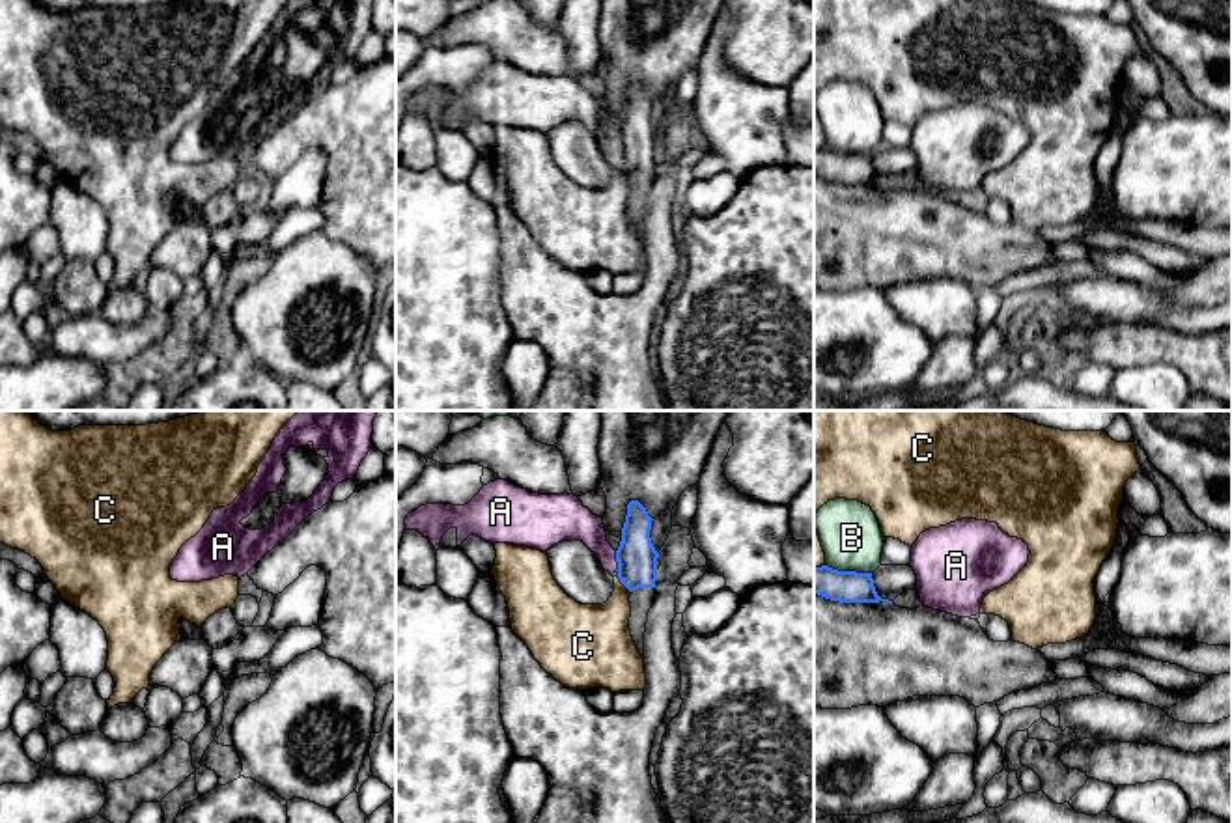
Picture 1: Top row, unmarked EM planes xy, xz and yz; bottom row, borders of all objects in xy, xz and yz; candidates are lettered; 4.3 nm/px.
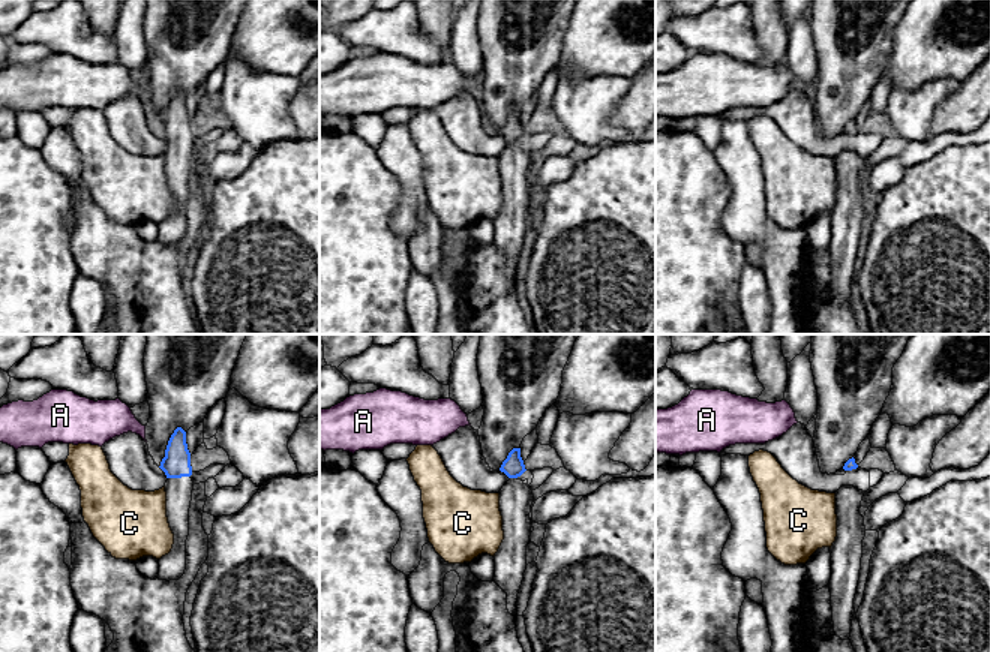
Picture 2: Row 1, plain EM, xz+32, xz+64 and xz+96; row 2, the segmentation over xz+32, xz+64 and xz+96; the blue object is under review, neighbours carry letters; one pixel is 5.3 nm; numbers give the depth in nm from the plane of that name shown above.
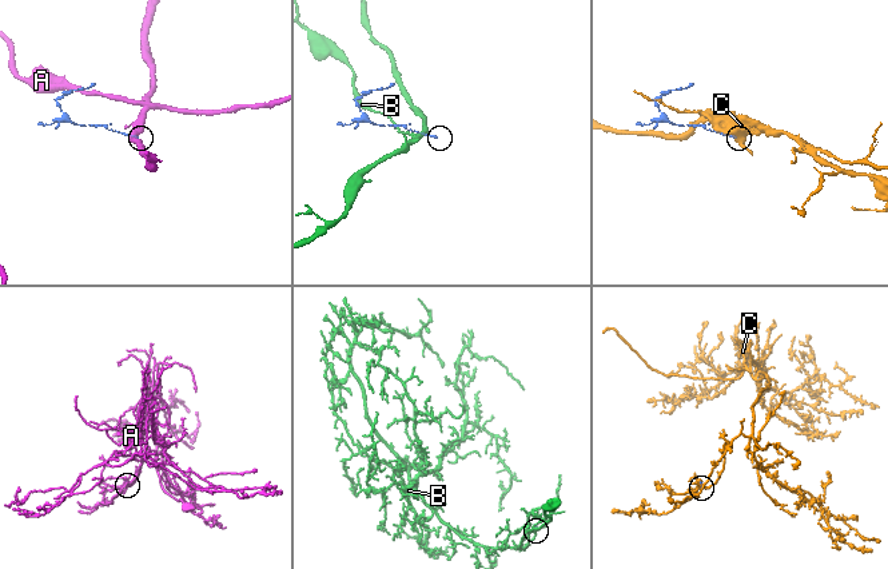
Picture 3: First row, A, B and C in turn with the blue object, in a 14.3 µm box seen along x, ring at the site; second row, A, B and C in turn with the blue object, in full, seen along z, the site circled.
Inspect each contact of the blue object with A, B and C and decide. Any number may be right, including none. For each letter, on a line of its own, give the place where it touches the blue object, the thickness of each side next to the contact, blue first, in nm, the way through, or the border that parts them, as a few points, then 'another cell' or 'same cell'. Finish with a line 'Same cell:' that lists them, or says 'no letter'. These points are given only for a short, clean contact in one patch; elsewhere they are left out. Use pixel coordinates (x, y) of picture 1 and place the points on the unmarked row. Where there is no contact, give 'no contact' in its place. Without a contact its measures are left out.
A: contact xz (616, 142); calibres 180 and 160 nm; border xz (615, 133), (616, 152); another cell
B: contact yz (848, 153); calibres 140 and 260 nm; another cell
C: contact xz (622, 165); calibres 180 and 280 nm; another cell
Same cell: no letter

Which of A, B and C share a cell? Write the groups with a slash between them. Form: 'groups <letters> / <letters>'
groups A / B / C

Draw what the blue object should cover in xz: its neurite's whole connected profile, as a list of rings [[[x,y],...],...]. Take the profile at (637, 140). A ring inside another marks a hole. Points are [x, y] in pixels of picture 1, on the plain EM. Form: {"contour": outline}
{"contour": [[[638,82],[627,86],[622,123],[616,133],[618,160],[631,174],[629,213],[638,235],[644,239],[644,215],[648,194],[655,179],[657,140],[650,112],[651,99]]]}

